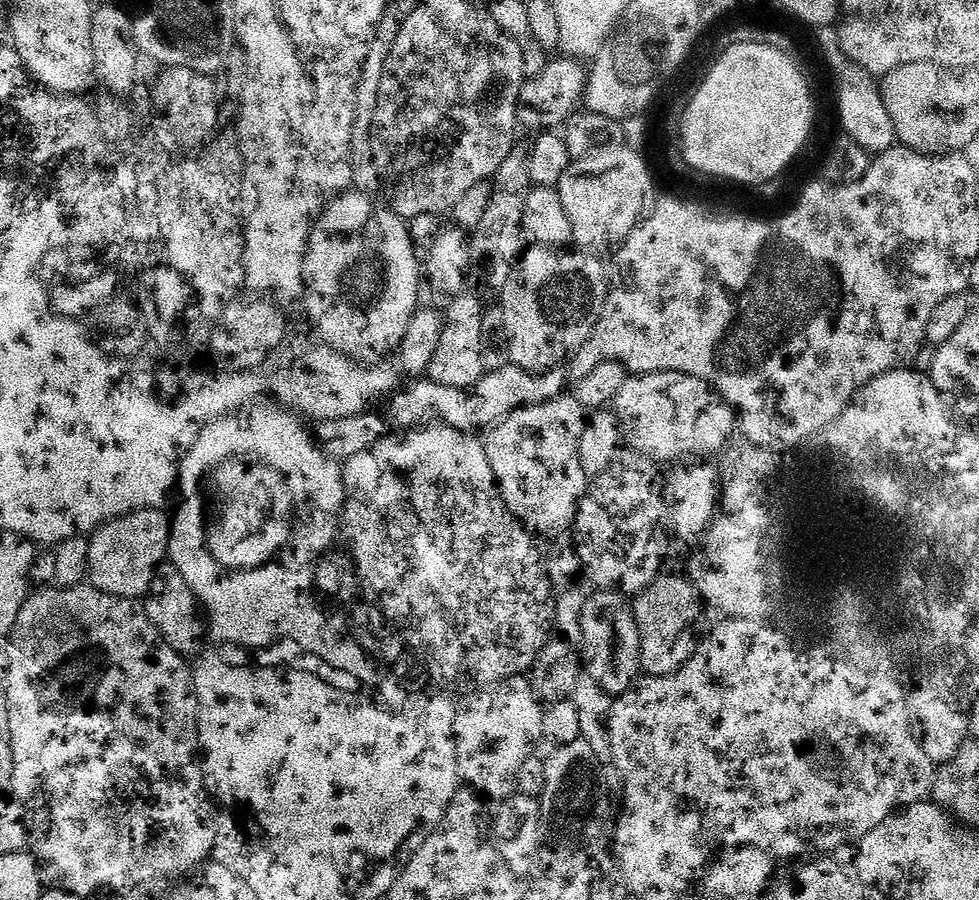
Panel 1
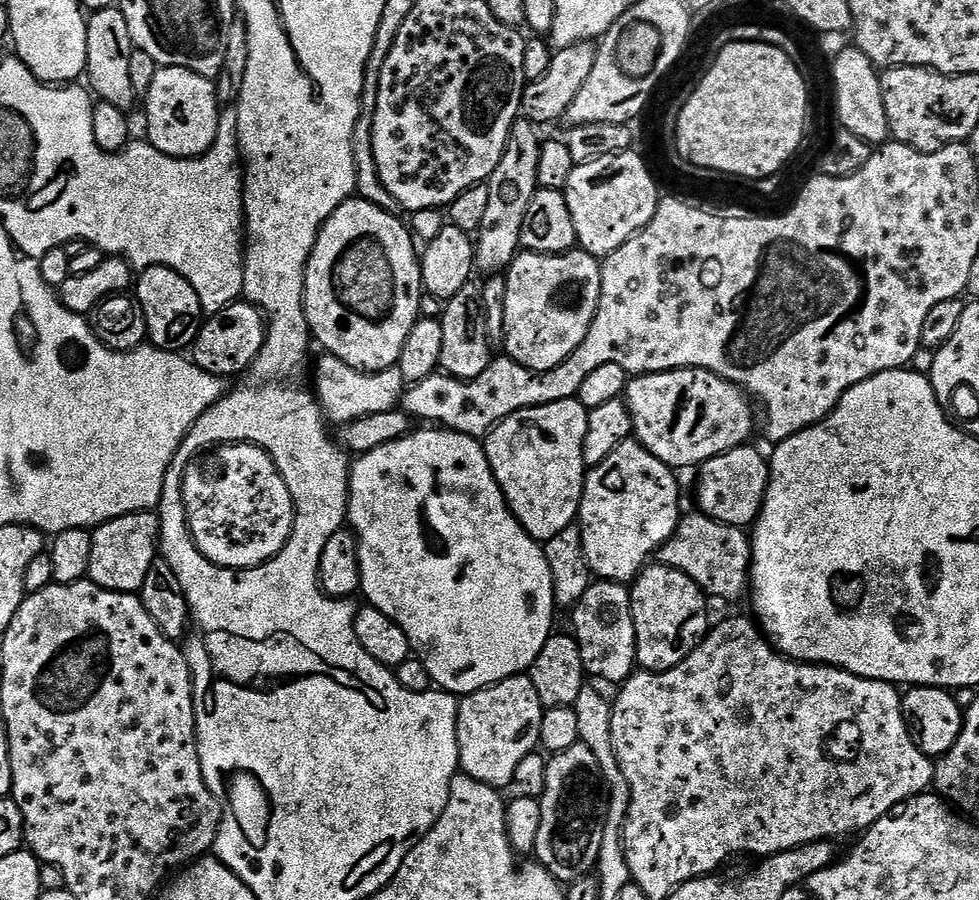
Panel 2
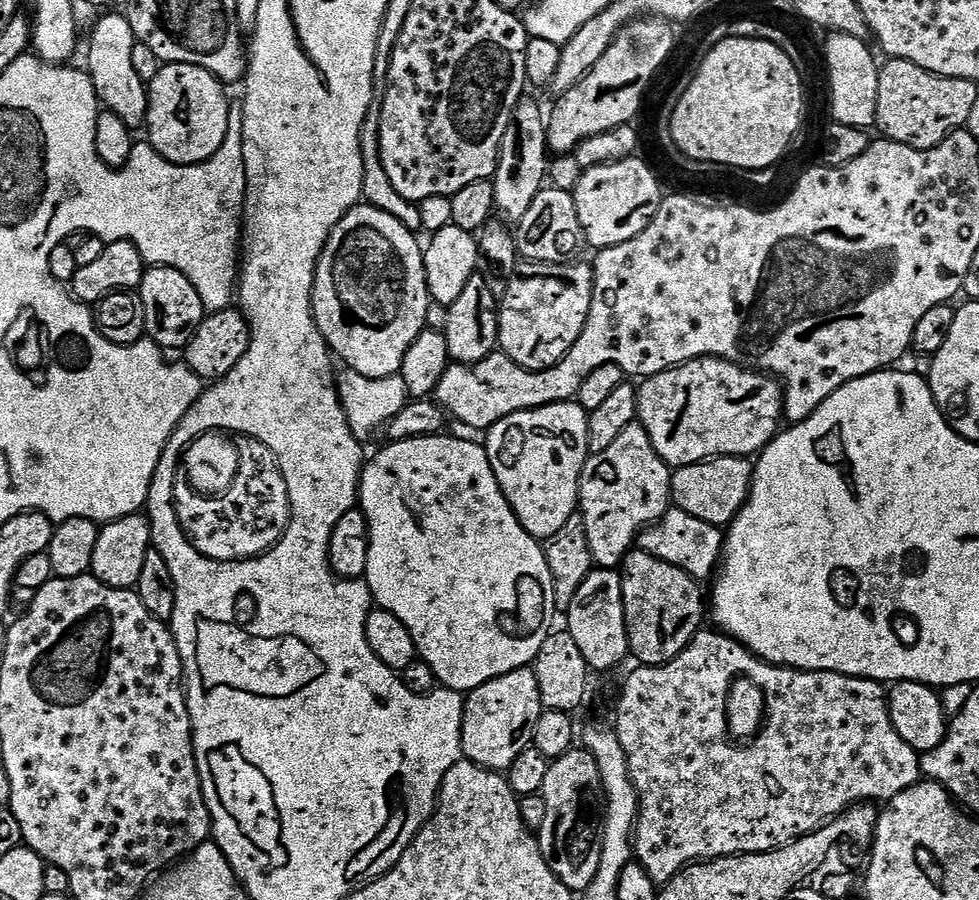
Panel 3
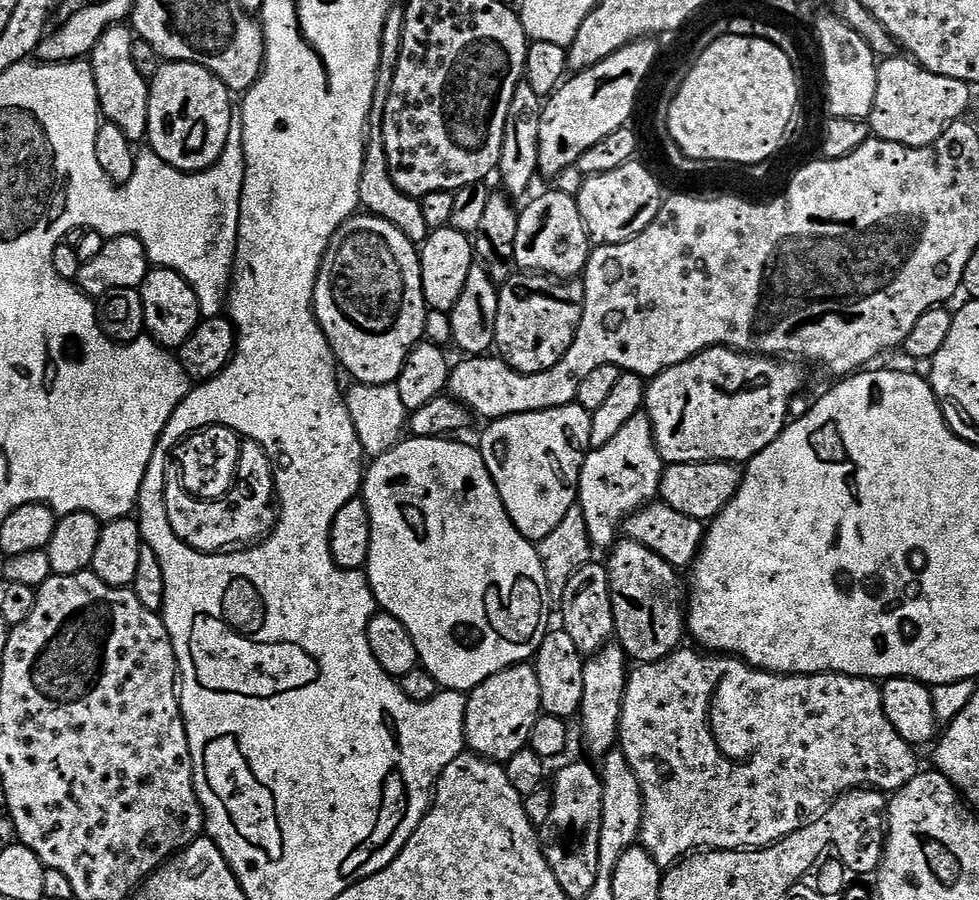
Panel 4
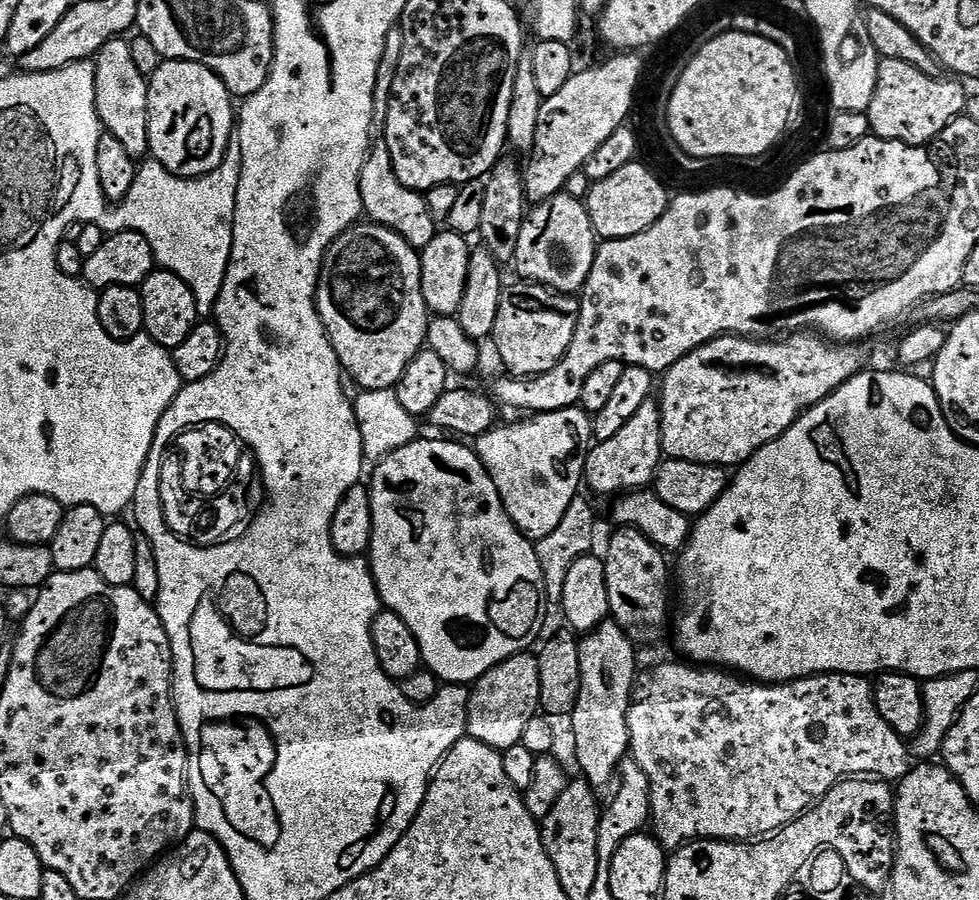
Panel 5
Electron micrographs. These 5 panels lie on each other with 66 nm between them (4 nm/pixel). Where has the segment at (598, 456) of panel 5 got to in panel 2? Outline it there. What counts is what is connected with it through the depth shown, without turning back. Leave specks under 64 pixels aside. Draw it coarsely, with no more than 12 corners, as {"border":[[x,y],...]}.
{"border":[[635,438],[587,469],[593,577],[631,585],[680,525],[677,473]]}

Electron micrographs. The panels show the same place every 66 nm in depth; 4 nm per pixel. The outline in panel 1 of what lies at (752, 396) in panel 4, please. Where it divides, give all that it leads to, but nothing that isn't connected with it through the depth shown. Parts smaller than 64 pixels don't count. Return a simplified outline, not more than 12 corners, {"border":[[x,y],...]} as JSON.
{"border":[[681,372],[629,375],[614,411],[657,462],[723,453],[738,428],[713,388]]}

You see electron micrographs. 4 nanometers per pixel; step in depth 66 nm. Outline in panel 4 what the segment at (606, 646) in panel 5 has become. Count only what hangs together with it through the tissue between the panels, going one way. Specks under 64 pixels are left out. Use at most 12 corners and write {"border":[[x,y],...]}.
{"border":[[587,657],[578,721],[597,758],[618,744],[630,660]]}

